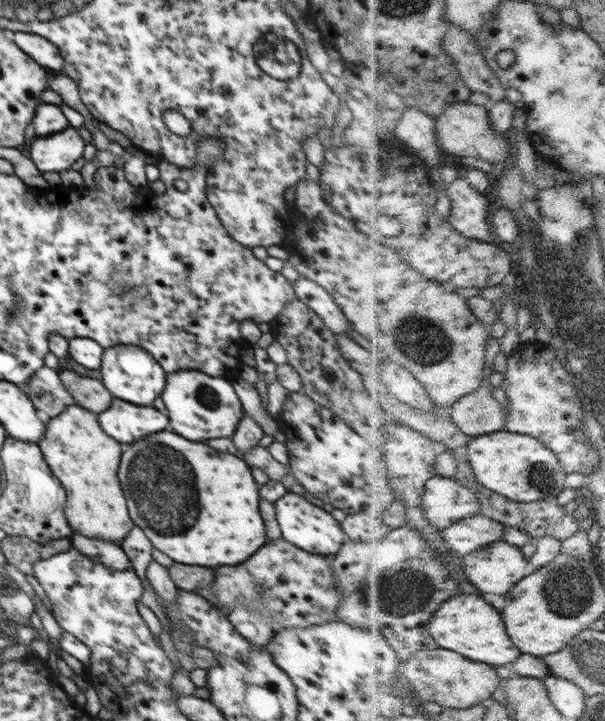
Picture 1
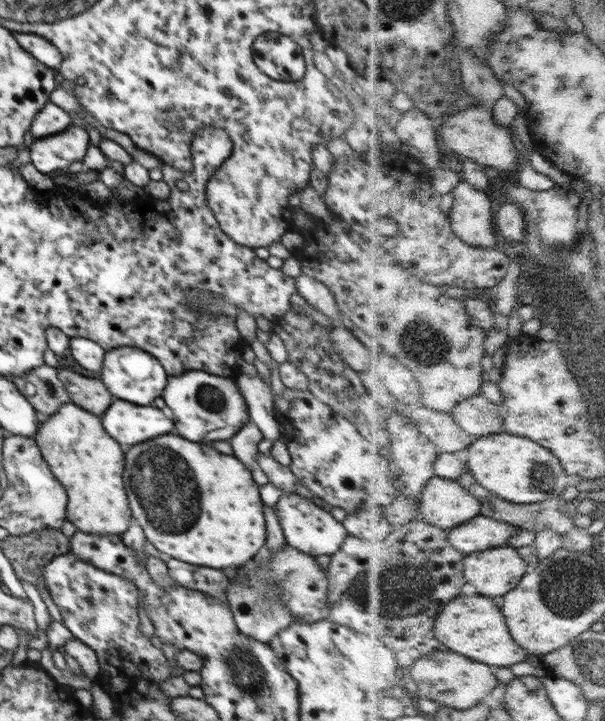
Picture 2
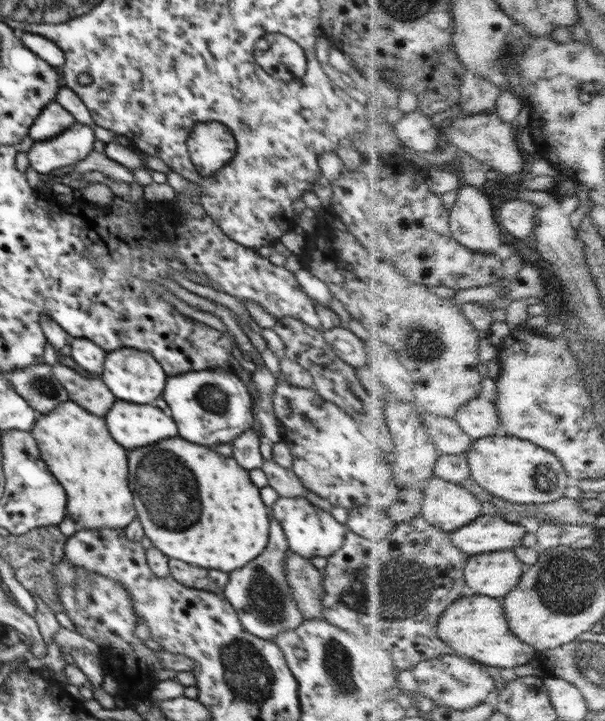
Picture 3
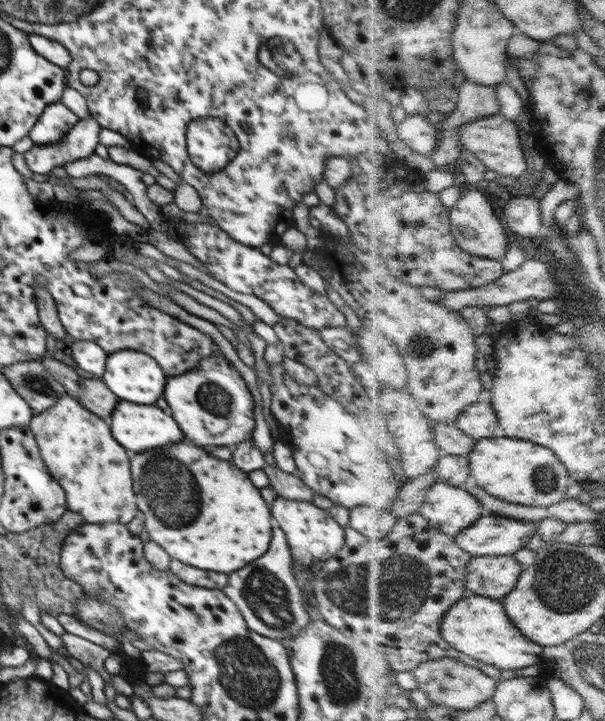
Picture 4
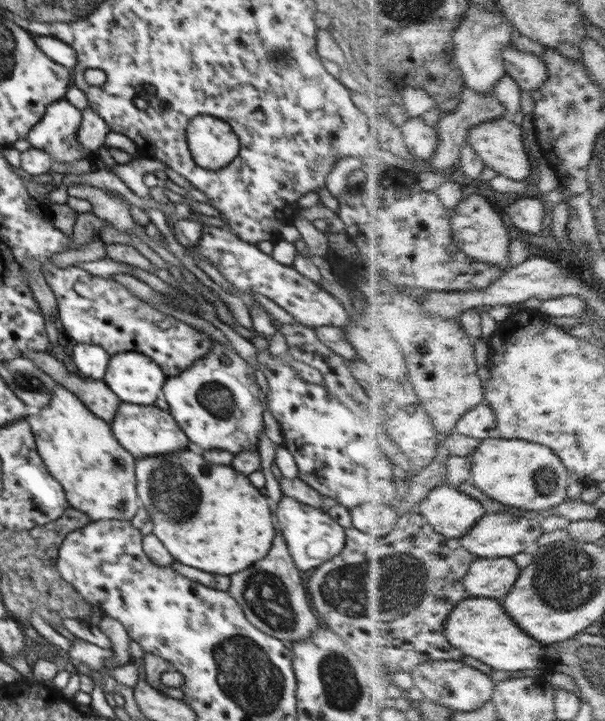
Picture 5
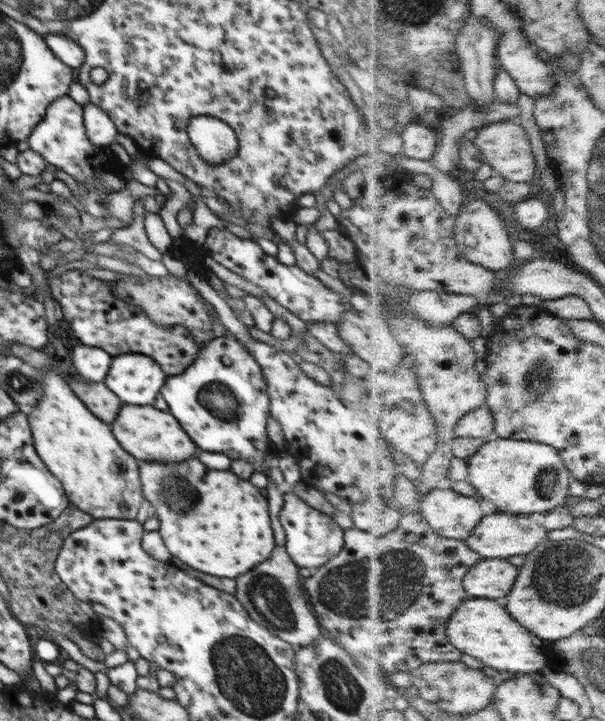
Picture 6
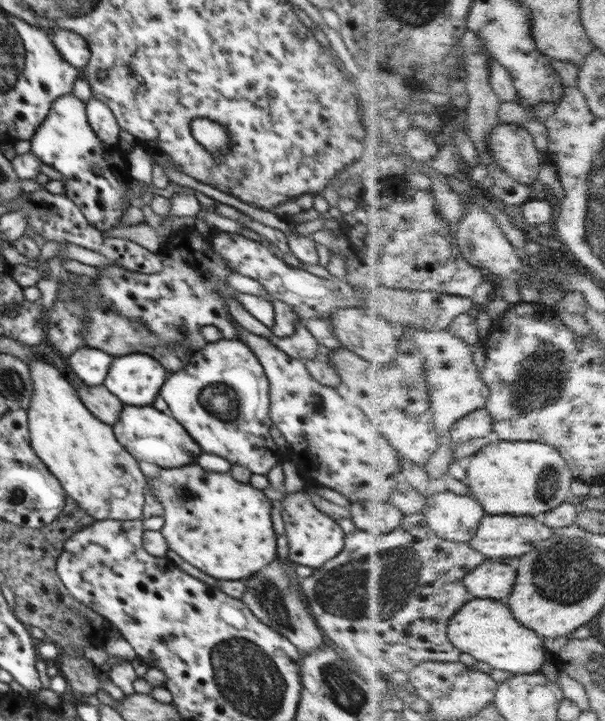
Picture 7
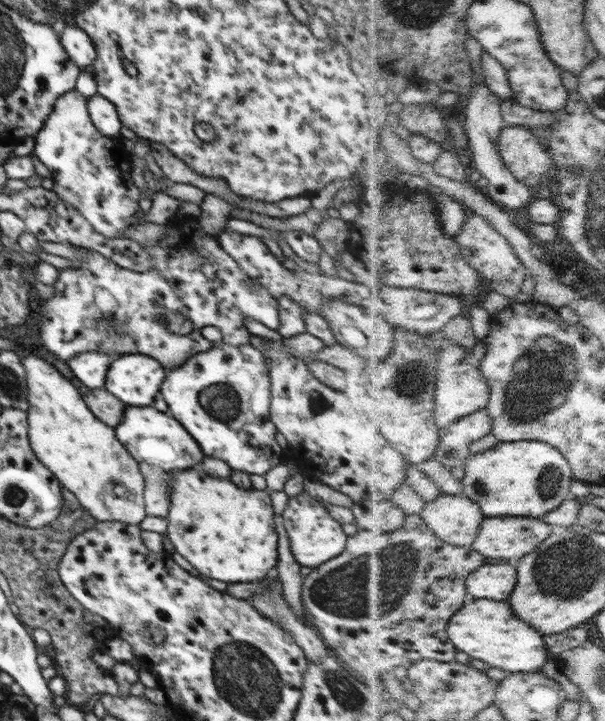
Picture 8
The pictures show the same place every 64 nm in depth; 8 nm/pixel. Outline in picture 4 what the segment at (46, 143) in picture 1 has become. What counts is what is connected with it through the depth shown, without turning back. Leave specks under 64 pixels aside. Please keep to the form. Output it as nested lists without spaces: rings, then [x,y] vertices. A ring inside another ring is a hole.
[[[91,115],[88,118],[79,119],[60,143],[49,146],[34,145],[31,150],[24,152],[28,168],[46,177],[56,166],[95,154],[100,128],[100,124]]]

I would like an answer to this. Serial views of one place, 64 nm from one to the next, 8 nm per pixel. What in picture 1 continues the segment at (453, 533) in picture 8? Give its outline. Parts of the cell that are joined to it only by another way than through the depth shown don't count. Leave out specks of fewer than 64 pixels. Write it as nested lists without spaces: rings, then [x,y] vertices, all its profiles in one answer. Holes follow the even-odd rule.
[[[441,475],[428,481],[423,505],[431,523],[442,531],[482,510],[475,490],[458,478]]]

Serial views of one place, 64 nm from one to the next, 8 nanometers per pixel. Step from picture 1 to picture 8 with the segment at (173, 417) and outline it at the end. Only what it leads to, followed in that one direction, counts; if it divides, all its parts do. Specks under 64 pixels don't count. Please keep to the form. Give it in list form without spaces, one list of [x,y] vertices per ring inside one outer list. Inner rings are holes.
[[[223,342],[215,343],[210,350],[188,358],[188,362],[172,370],[162,384],[162,398],[168,402],[170,412],[178,422],[192,434],[202,452],[212,458],[224,460],[232,470],[264,476],[274,467],[283,465],[282,448],[276,443],[277,428],[269,419],[271,403],[271,380],[269,362],[262,351],[250,344],[232,346]]]

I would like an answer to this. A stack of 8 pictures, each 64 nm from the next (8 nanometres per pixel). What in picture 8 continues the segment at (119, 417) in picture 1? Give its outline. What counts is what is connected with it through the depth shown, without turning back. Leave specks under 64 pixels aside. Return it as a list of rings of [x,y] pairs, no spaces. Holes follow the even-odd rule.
[[[144,406],[144,408],[126,408],[122,424],[116,428],[116,438],[126,446],[126,450],[134,456],[136,462],[148,462],[152,466],[160,466],[165,471],[172,469],[188,469],[202,462],[204,454],[196,440],[176,422],[172,416],[164,412]]]

